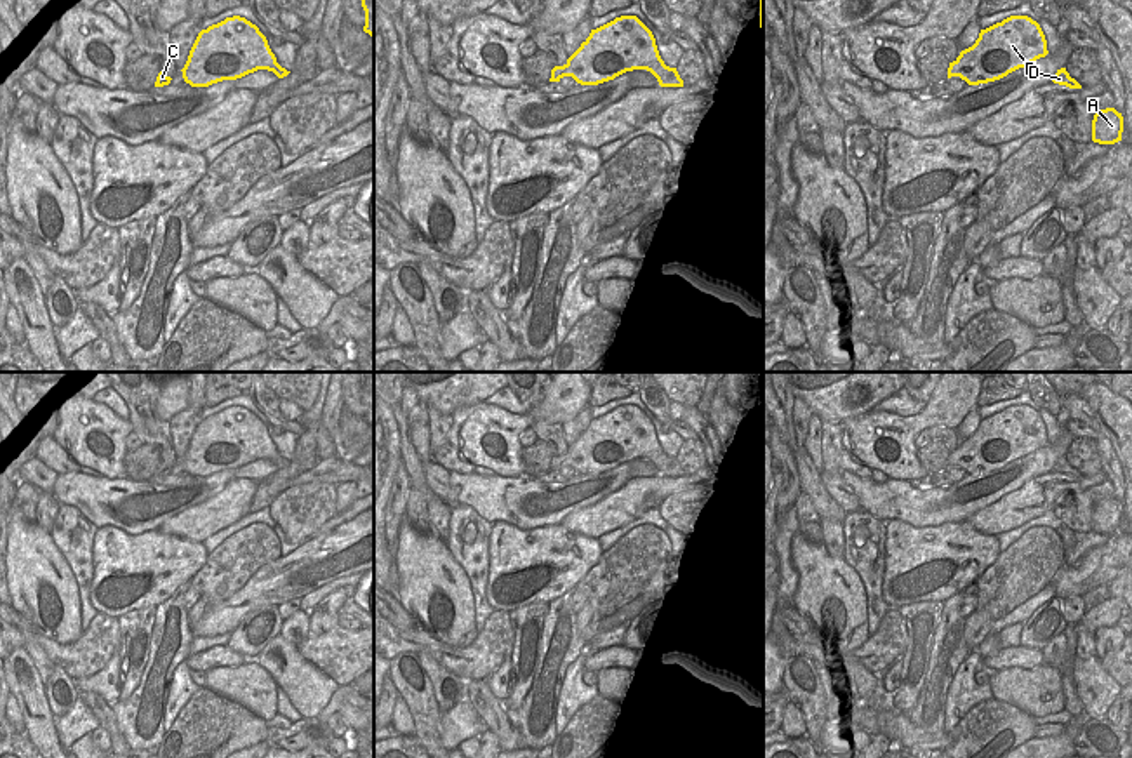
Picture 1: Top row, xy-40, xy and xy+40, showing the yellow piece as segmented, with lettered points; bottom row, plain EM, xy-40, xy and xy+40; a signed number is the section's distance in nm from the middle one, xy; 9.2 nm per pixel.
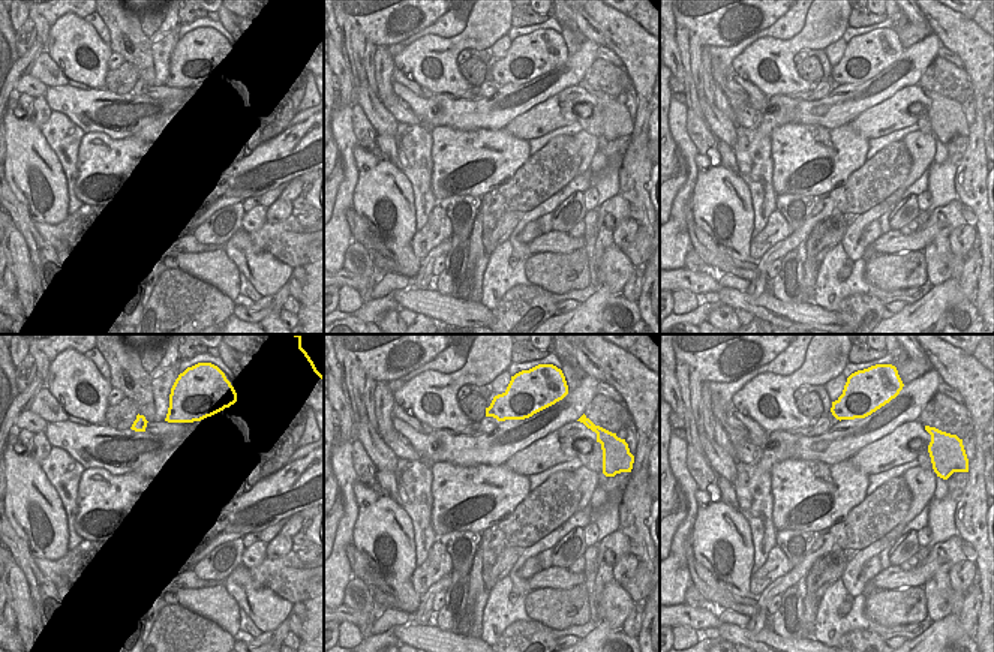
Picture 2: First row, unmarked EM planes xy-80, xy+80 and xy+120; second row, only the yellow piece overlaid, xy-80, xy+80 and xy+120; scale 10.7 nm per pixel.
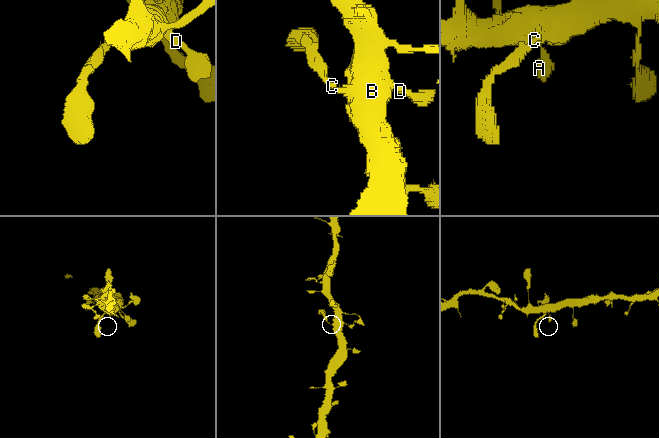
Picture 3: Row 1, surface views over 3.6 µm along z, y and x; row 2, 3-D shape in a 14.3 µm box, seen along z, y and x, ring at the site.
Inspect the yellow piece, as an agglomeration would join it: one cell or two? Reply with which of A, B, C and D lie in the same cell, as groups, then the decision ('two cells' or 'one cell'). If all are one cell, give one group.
A B C D | one cell

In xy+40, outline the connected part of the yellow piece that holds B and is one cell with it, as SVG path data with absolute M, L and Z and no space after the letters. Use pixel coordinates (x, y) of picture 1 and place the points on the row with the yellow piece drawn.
M1010 16L981 30L976 43L949 63L948 78L960 76L969 85L988 83L1047 54L1040 24L1028 16Z

